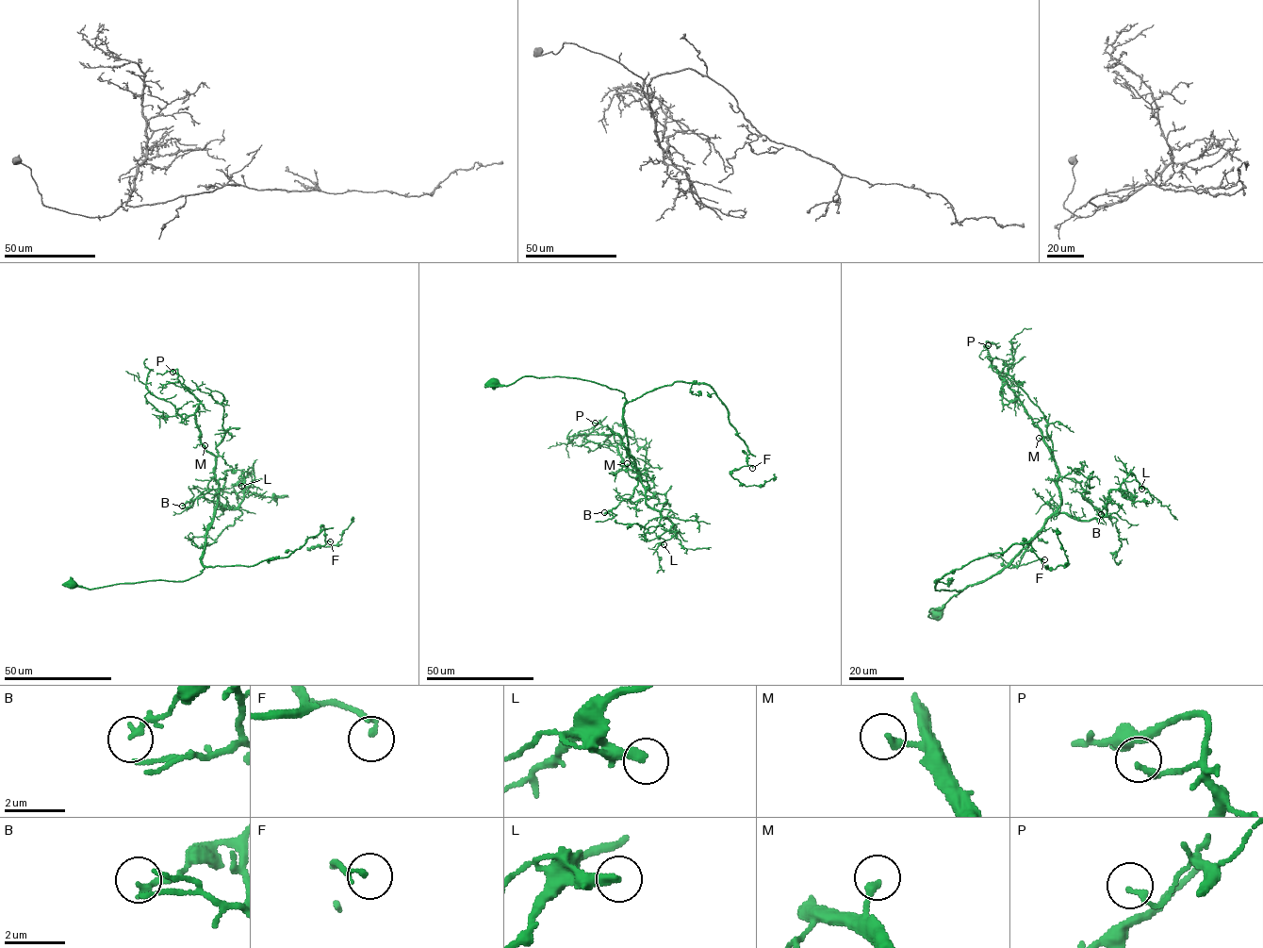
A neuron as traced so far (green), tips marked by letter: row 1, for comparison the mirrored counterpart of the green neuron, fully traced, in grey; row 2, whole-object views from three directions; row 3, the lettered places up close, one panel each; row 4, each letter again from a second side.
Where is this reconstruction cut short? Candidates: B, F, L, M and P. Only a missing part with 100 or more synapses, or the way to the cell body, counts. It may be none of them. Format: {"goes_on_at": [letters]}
{"goes_on_at": []}

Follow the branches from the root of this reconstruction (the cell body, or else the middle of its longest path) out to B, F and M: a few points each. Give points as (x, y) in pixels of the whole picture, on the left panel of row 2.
B: (70, 583), (95, 589), (185, 581), (199, 574), (205, 531), (218, 498), (215, 476), (182, 506)
F: (70, 583), (95, 589), (185, 581), (205, 566), (287, 557), (322, 529), (330, 541)
M: (70, 583), (95, 589), (185, 581), (202, 573), (205, 531), (219, 491), (215, 457), (205, 445)

